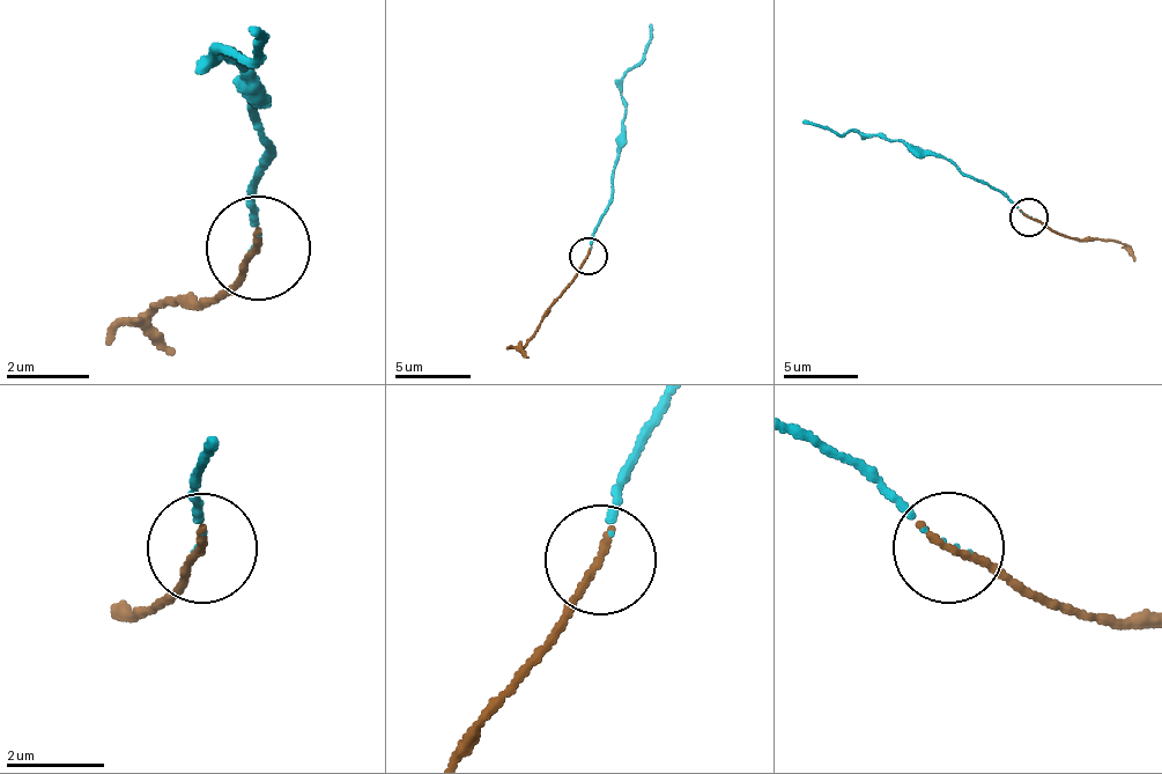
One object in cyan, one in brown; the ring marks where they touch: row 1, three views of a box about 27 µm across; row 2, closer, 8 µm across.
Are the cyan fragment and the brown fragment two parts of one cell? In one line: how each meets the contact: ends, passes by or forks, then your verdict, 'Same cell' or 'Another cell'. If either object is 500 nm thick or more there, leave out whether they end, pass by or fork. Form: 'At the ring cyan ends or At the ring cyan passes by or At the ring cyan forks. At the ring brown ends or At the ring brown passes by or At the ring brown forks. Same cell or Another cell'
At the ring cyan ends. At the ring brown ends. Another cell

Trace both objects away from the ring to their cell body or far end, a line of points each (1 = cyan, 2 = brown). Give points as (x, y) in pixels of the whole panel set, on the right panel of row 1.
1: (1026, 216), (942, 156), (912, 152), (889, 138), (801, 123)
2: (1029, 216), (1071, 237), (1116, 240), (1134, 262)

